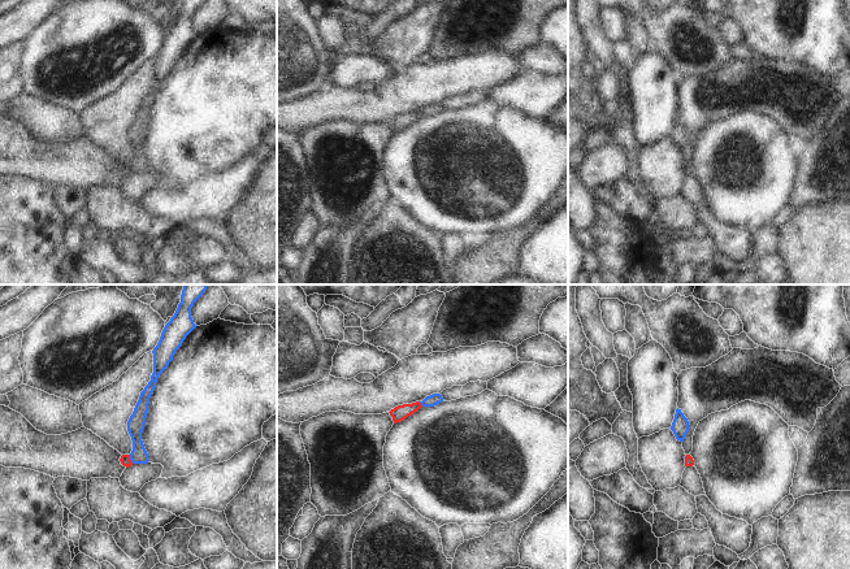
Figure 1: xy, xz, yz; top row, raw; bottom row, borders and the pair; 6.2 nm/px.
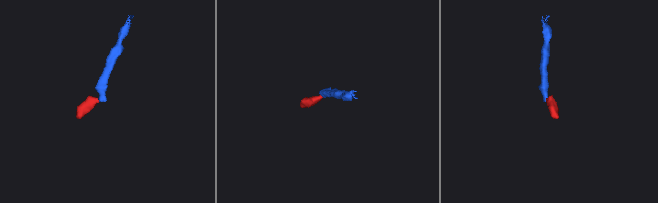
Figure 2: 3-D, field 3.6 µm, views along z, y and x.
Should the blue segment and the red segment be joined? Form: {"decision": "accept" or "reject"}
{"decision": "accept"}

